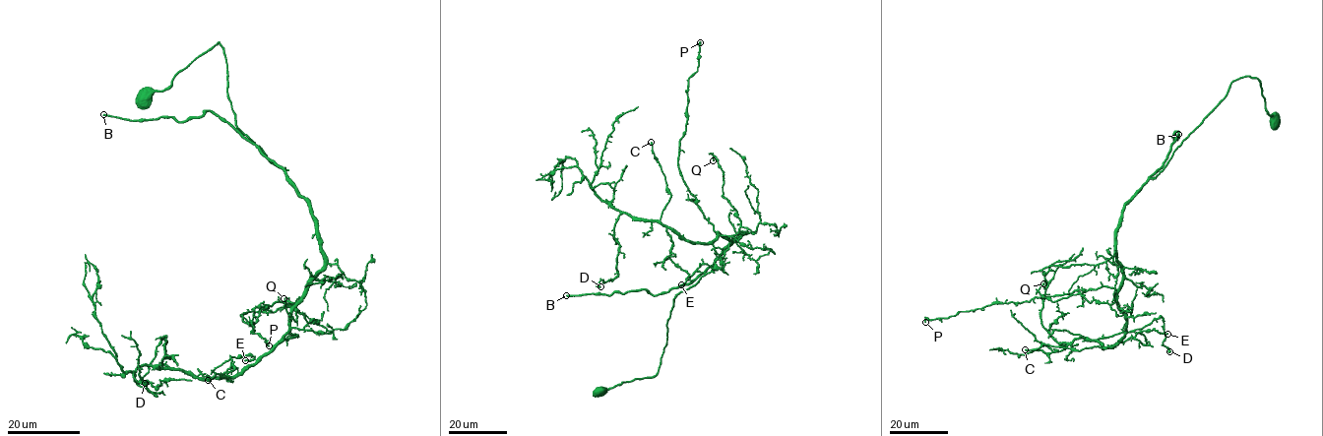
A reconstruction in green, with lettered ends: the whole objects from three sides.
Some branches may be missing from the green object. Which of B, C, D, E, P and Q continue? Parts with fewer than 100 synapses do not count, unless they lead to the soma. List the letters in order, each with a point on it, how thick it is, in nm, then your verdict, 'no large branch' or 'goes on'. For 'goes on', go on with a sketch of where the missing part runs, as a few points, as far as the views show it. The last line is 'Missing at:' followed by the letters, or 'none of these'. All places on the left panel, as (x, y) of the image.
B: (103, 114) | 240 nm | goes on
C: (208, 380) | 320 nm | no large branch
D: (145, 383) | 460 nm | no large branch
E: (245, 360) | 160 nm | no large branch
P: (269, 345) | 110 nm | no large branch
Q: (283, 298) | 140 nm | no large branch
Missing at: B

